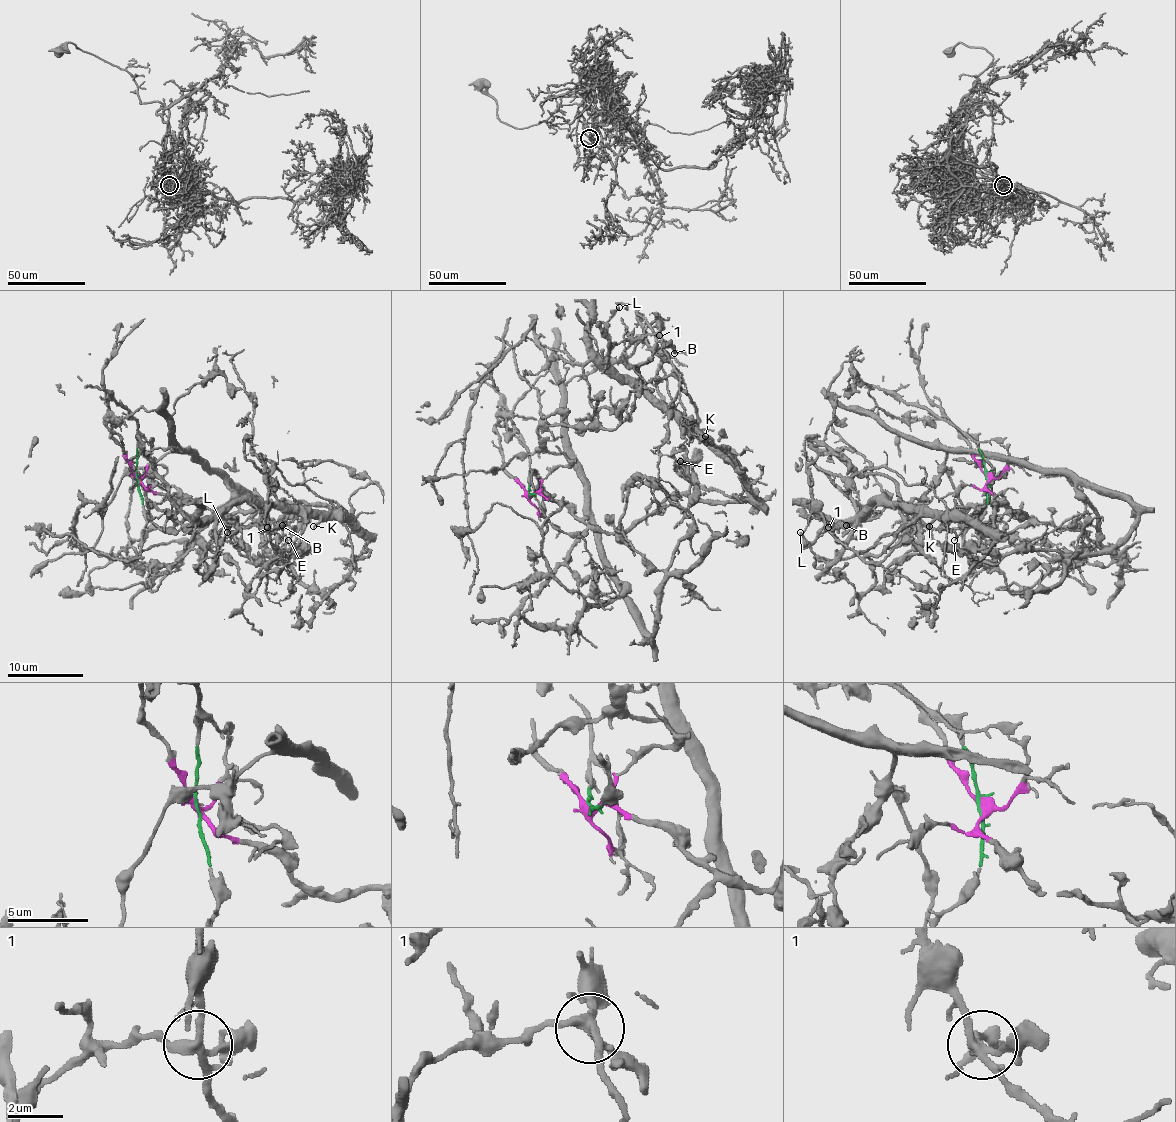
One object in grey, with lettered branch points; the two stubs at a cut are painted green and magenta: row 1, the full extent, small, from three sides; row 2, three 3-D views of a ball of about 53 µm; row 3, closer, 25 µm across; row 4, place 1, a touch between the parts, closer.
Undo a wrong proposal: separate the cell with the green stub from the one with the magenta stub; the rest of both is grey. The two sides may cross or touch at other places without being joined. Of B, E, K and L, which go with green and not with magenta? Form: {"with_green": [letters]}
{"with_green": []}

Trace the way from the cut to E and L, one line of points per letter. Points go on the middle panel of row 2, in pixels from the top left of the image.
E: (529, 494), (563, 501), (593, 528), (629, 532), (687, 490), (691, 480), (674, 454), (680, 452), (680, 462)
L: (529, 494), (606, 532), (629, 532), (682, 494), (748, 496), (731, 465), (608, 365), (619, 306)

